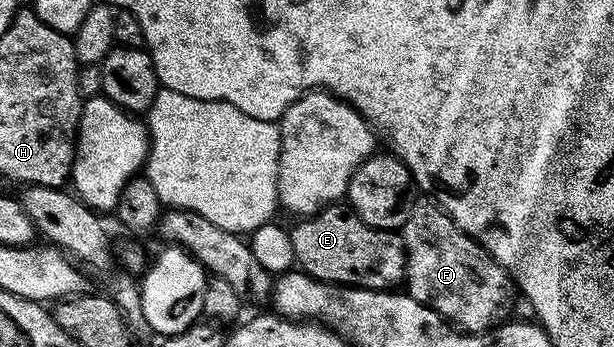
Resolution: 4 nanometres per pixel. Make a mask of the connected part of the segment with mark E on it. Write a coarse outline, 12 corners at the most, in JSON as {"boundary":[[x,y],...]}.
{"boundary":[[329,204],[288,228],[295,267],[324,284],[395,289],[404,238]]}

